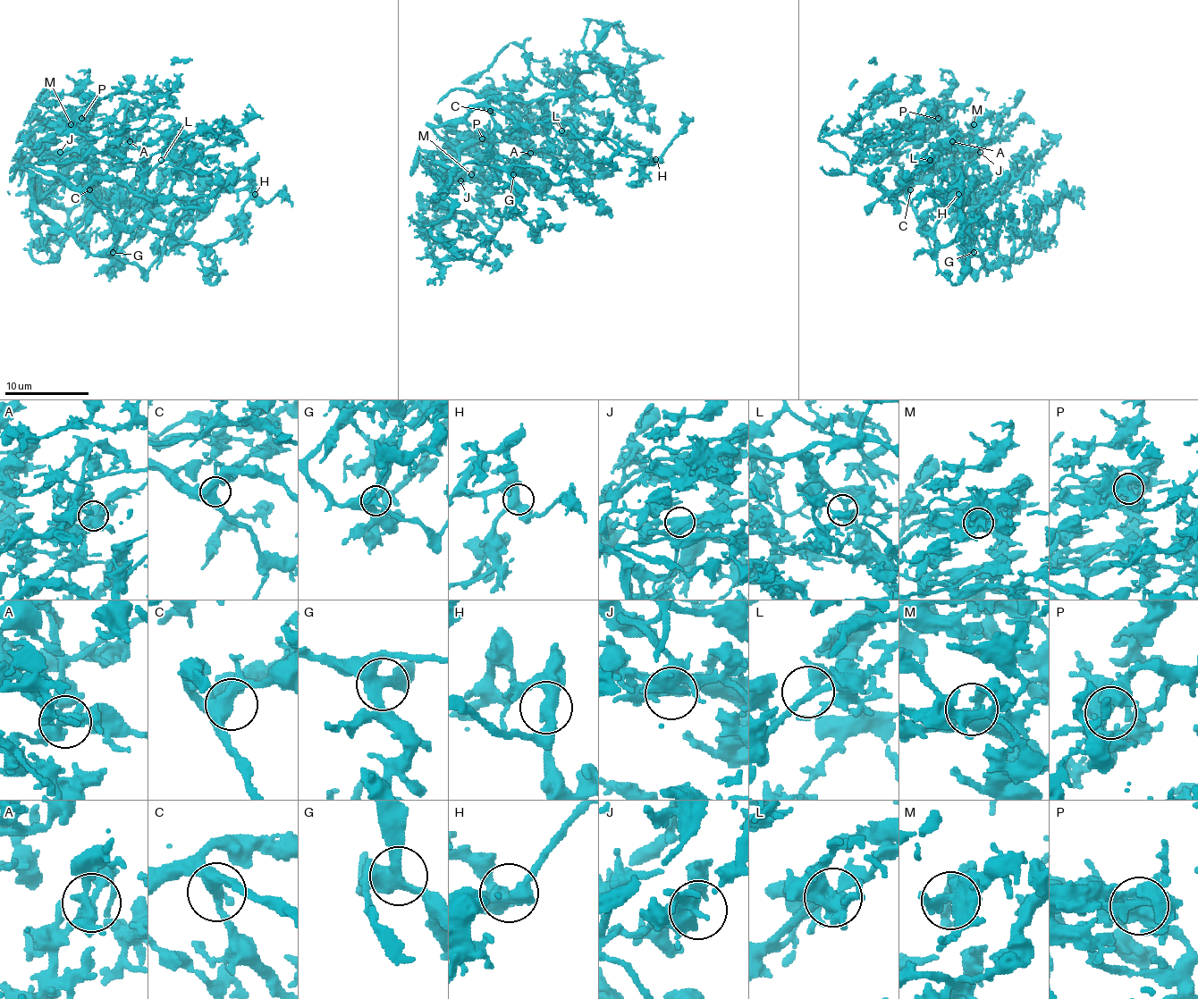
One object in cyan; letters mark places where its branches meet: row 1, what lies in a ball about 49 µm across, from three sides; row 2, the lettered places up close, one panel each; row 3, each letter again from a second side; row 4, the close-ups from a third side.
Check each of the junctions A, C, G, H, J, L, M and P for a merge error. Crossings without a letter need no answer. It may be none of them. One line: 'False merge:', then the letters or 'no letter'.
False merge: no letter

